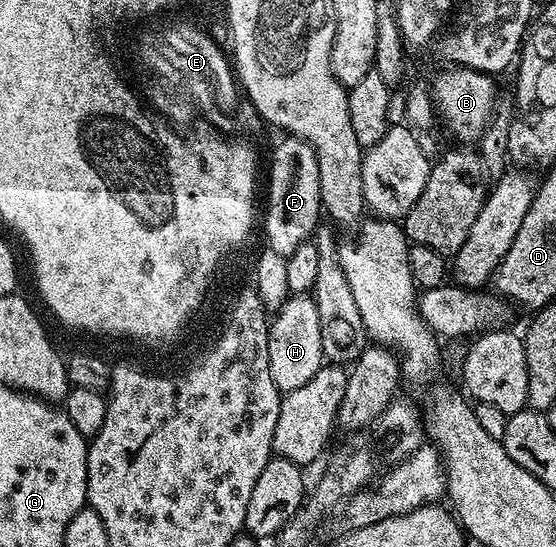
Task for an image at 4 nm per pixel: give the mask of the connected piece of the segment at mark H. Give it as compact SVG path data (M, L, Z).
M308 294L289 295L288 301L271 317L268 325L268 353L270 354L270 378L283 394L306 386L326 361L322 350L322 322L318 318L318 306Z

